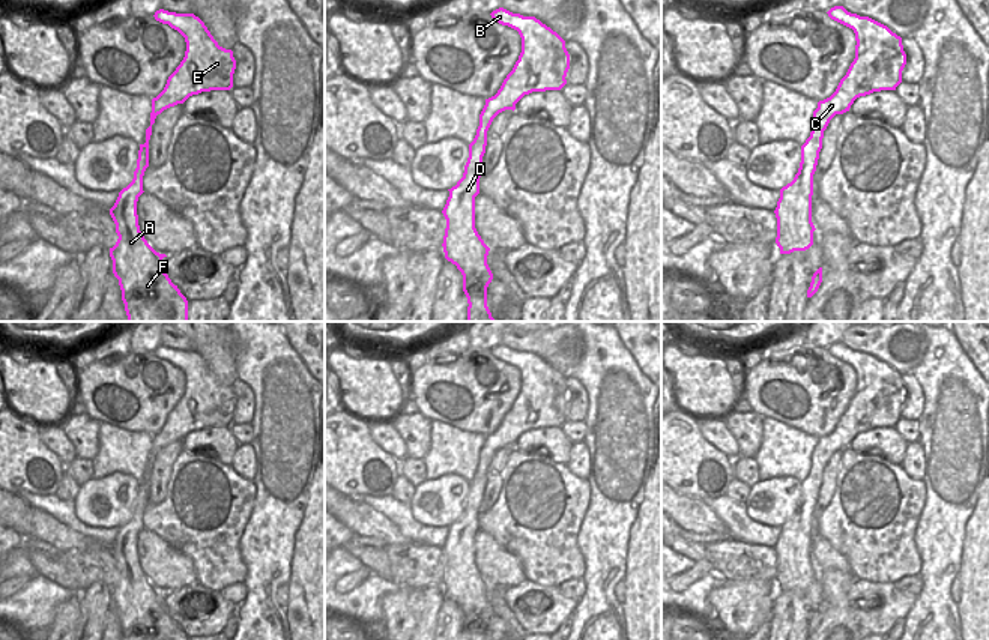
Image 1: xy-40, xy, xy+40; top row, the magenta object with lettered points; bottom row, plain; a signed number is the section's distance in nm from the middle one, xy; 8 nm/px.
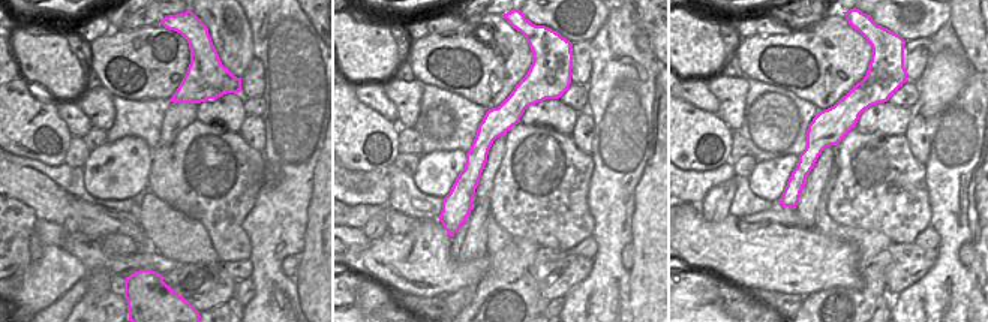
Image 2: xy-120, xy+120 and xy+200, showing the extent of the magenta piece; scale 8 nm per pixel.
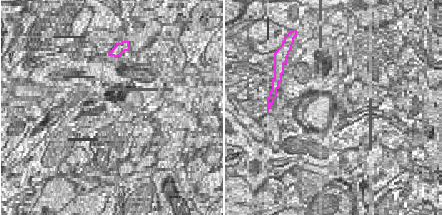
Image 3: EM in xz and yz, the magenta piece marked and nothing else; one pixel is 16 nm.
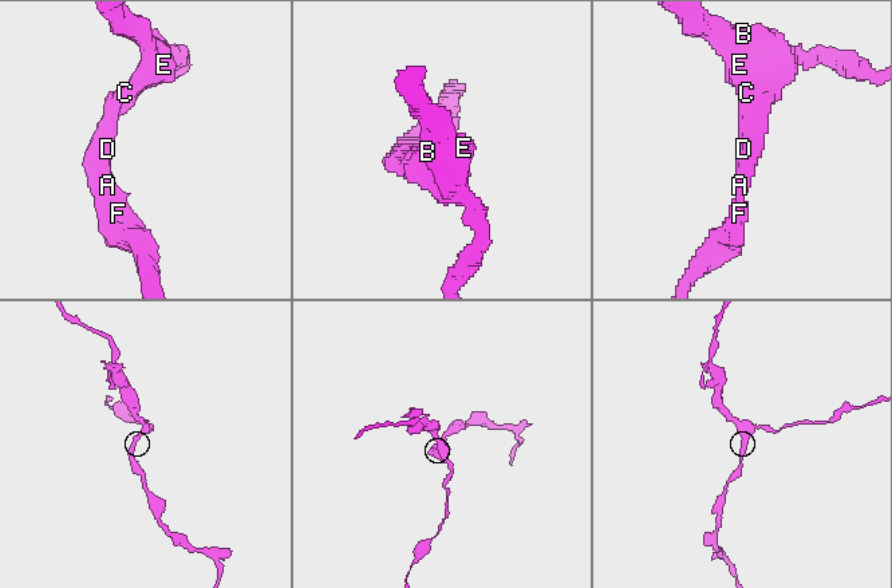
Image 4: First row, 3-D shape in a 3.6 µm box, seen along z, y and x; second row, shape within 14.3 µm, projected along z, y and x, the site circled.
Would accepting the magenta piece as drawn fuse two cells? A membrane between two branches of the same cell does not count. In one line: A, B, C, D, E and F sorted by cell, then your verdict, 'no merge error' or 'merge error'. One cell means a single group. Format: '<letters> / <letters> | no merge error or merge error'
A B C D E F | no merge error

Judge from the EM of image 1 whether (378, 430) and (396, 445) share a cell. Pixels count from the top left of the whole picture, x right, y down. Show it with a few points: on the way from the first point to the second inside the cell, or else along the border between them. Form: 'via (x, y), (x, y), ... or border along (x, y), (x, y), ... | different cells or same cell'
via (382, 431), (391, 440) | same cell

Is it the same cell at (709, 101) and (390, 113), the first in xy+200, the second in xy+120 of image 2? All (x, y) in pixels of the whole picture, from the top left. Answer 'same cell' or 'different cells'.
same cell

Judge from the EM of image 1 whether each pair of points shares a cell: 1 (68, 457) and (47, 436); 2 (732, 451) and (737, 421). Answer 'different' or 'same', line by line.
1: same
2: different

